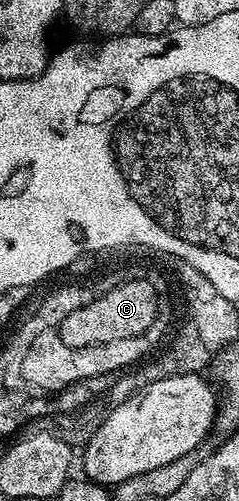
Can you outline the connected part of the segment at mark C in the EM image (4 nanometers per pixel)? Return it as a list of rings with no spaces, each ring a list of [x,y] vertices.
[[[133,282],[111,287],[105,295],[78,307],[63,319],[65,341],[77,347],[91,347],[99,343],[112,343],[114,339],[128,339],[151,327],[154,309],[153,290],[149,285]]]

